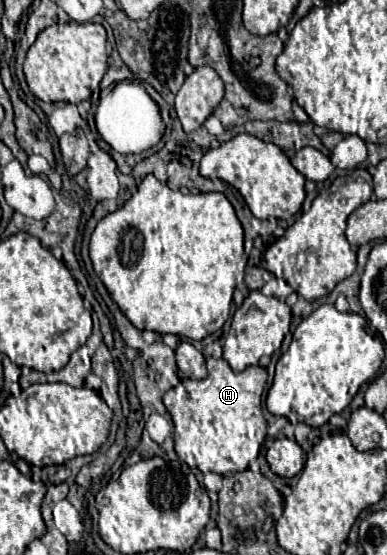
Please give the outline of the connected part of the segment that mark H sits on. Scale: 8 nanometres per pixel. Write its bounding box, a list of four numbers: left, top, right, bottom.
[164,360,266,476]

